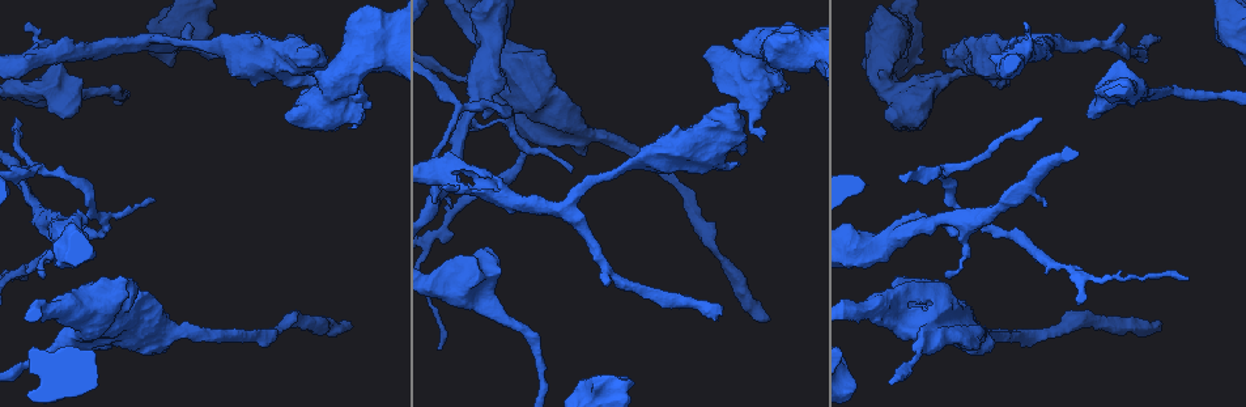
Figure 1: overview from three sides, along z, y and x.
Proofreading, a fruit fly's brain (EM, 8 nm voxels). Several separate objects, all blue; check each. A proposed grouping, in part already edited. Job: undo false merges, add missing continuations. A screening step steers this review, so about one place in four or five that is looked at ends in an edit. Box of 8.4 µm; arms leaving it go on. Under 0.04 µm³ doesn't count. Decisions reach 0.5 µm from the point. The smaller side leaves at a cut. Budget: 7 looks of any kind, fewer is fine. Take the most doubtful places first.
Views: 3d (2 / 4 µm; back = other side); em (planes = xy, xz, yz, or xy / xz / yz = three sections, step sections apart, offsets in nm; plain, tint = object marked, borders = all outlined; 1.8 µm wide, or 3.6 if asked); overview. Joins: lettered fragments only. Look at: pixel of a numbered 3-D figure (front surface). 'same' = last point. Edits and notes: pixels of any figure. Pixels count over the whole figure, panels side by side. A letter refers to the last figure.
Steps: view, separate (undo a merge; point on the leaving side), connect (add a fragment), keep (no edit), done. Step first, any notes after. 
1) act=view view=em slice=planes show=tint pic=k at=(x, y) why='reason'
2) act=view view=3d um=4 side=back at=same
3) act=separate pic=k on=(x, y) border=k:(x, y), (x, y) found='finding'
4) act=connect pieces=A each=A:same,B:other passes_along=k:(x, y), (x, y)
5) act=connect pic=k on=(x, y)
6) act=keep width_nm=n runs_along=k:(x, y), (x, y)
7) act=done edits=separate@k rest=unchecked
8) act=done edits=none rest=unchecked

act=view view=em slice=xy step=8 show=tint pic=1 at=(188, 24) why='an open end'

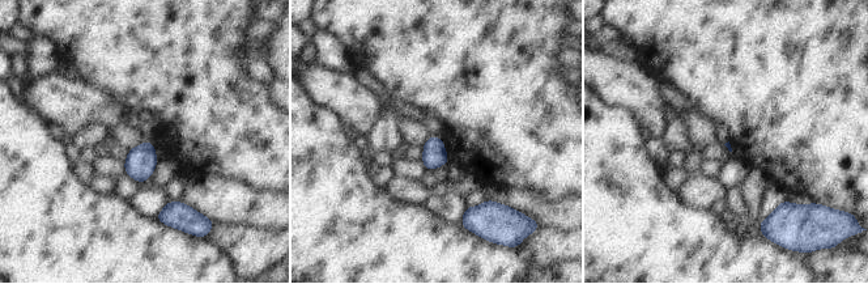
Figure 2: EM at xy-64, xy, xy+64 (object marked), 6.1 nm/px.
act=view view=em slice=planes show=borders at=same why='another direction'

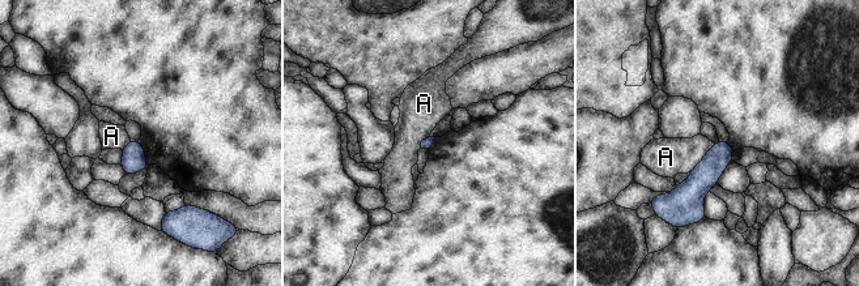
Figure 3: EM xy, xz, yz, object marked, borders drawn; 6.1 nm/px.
act=keep each=A:other found='no lettered fragment goes on from it'

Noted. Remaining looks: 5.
act=view view=em slice=planes show=borders pic=1 at=(912, 217) why='thick end'

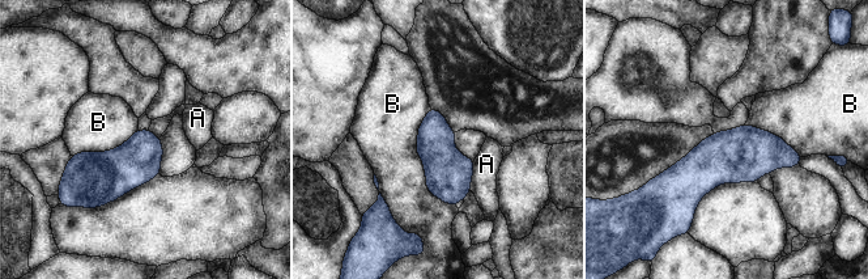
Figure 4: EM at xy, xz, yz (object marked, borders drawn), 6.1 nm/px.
act=keep longest_contact=B:650nm each=A:other,B:other border=4:(430, 108), (416, 152), (455, 206) found='no lettered fragment goes on from it'

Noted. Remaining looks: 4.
act=view view=3d um=4 side=back pic=1 at=(554, 140) why='free end'

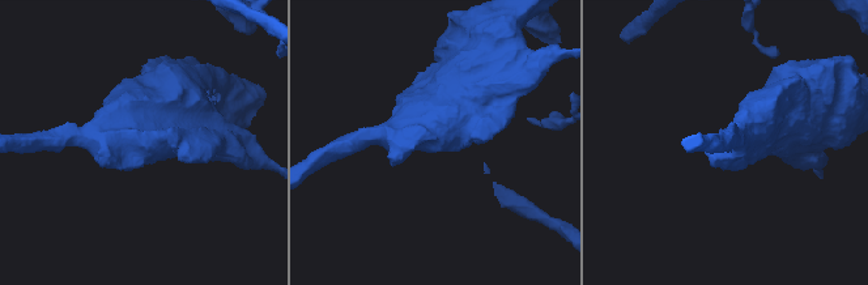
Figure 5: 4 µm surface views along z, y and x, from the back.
act=view view=em um=3.6 slice=planes show=borders pic=5 at=(437, 138) why='shape alone is not enough'

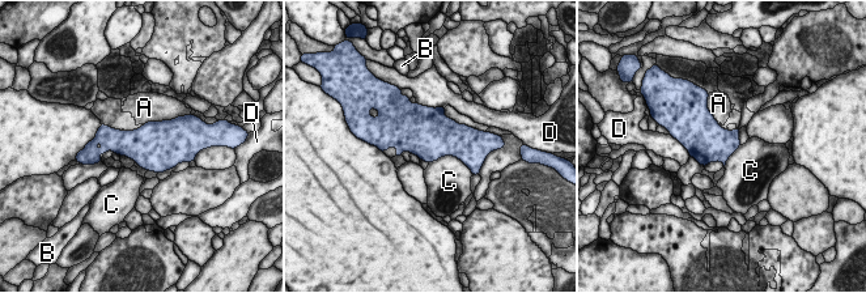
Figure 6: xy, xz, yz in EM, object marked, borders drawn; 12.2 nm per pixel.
act=keep longest_contact=C:500nm each=A:other,B:other,C:other,D:other border=6:(429, 162), (455, 156), (470, 170) found='no lettered fragment goes on from it'

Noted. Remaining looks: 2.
act=done edits=none rest=unchecked

